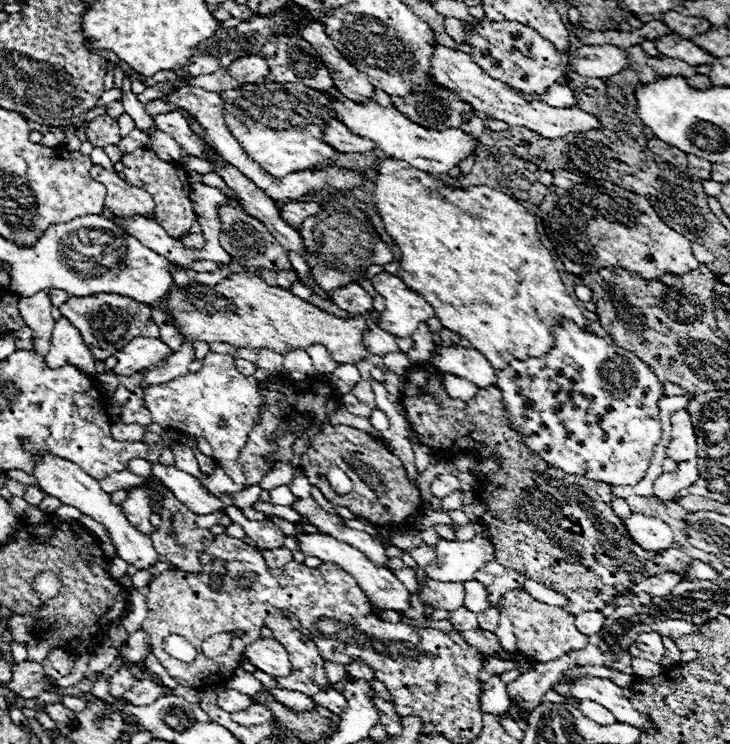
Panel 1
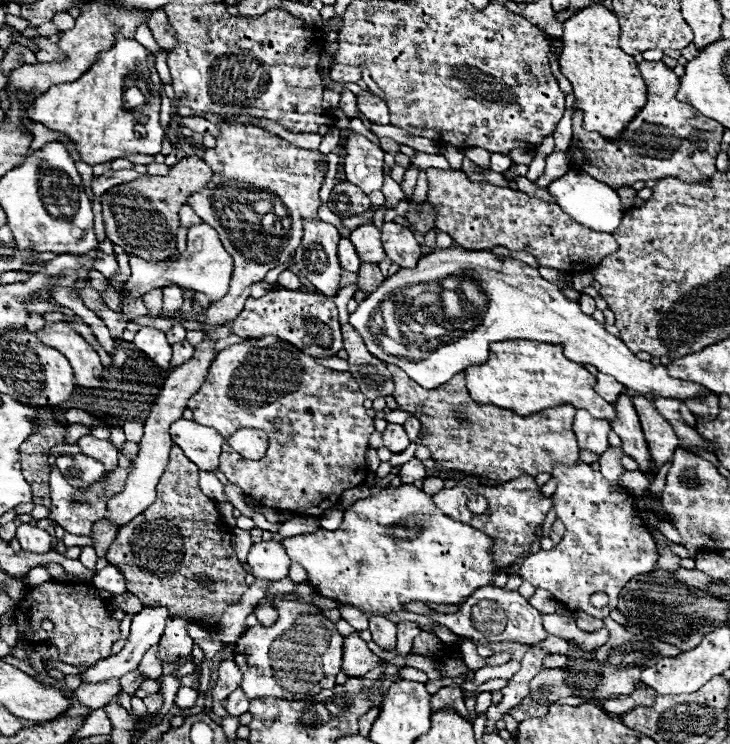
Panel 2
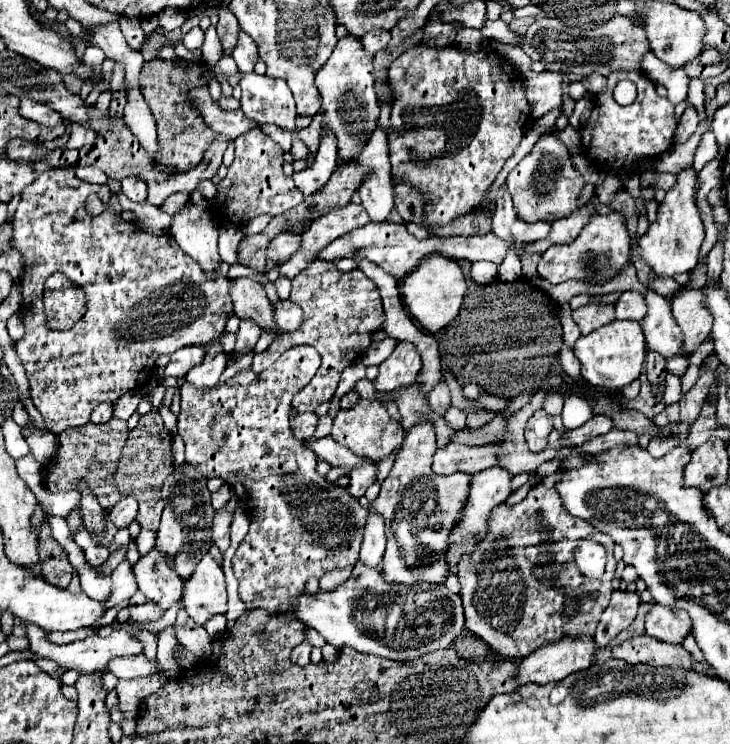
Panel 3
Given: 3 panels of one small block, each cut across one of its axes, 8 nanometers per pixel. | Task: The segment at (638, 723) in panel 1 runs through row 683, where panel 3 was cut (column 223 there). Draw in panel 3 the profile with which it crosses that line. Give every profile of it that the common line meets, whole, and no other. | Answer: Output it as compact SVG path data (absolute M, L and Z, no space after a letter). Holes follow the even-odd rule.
M204 554L190 578L184 580L184 594L180 602L200 626L204 626L210 616L226 612L224 572L210 554Z

